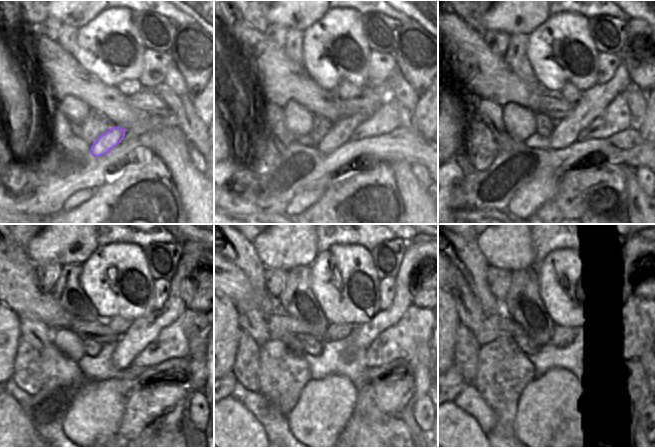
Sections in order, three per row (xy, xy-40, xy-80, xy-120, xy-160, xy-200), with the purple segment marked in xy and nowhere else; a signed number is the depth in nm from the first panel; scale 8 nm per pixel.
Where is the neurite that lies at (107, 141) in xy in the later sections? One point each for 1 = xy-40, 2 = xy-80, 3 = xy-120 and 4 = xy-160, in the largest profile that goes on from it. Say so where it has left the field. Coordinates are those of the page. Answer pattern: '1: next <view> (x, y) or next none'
1: next xy-40 (340, 133)
2: next xy-80 (592, 103)
3: next xy-120 (142, 331)
4: next xy-160 (367, 332)

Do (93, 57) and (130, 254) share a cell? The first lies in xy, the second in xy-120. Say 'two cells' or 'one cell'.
one cell

